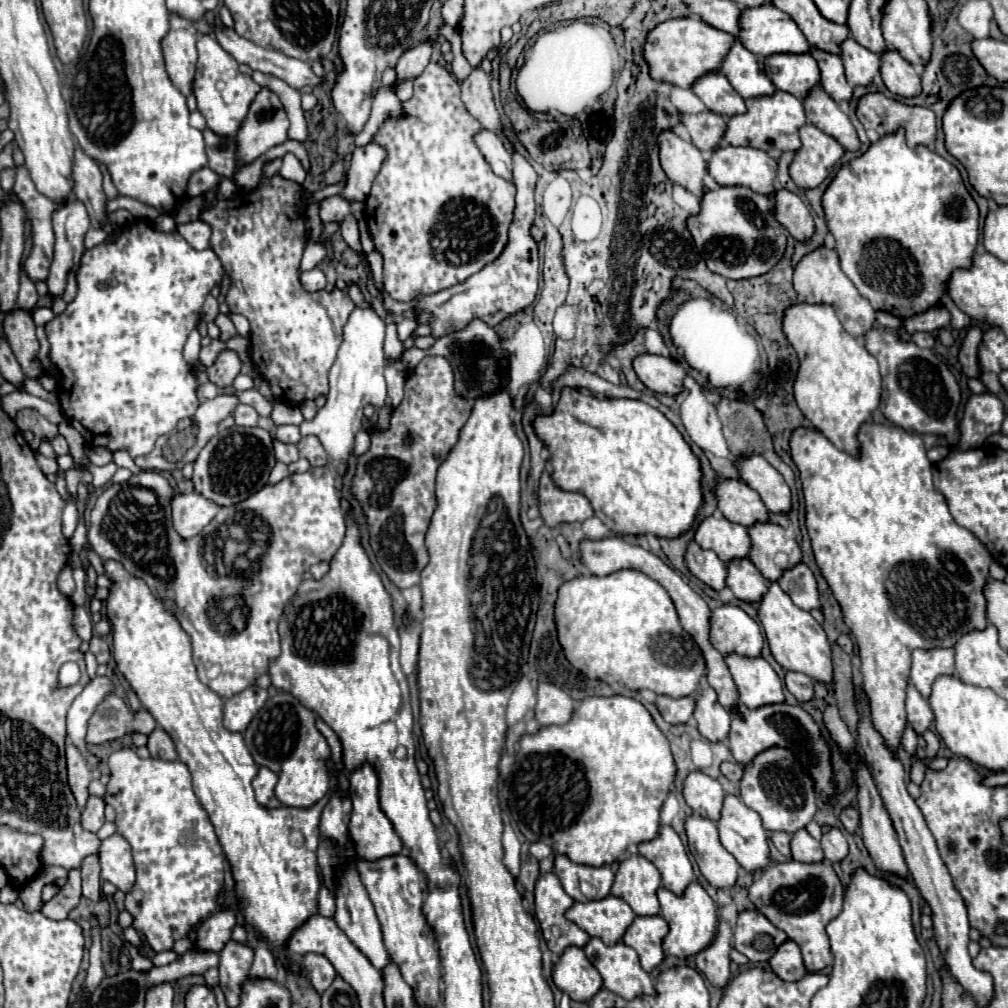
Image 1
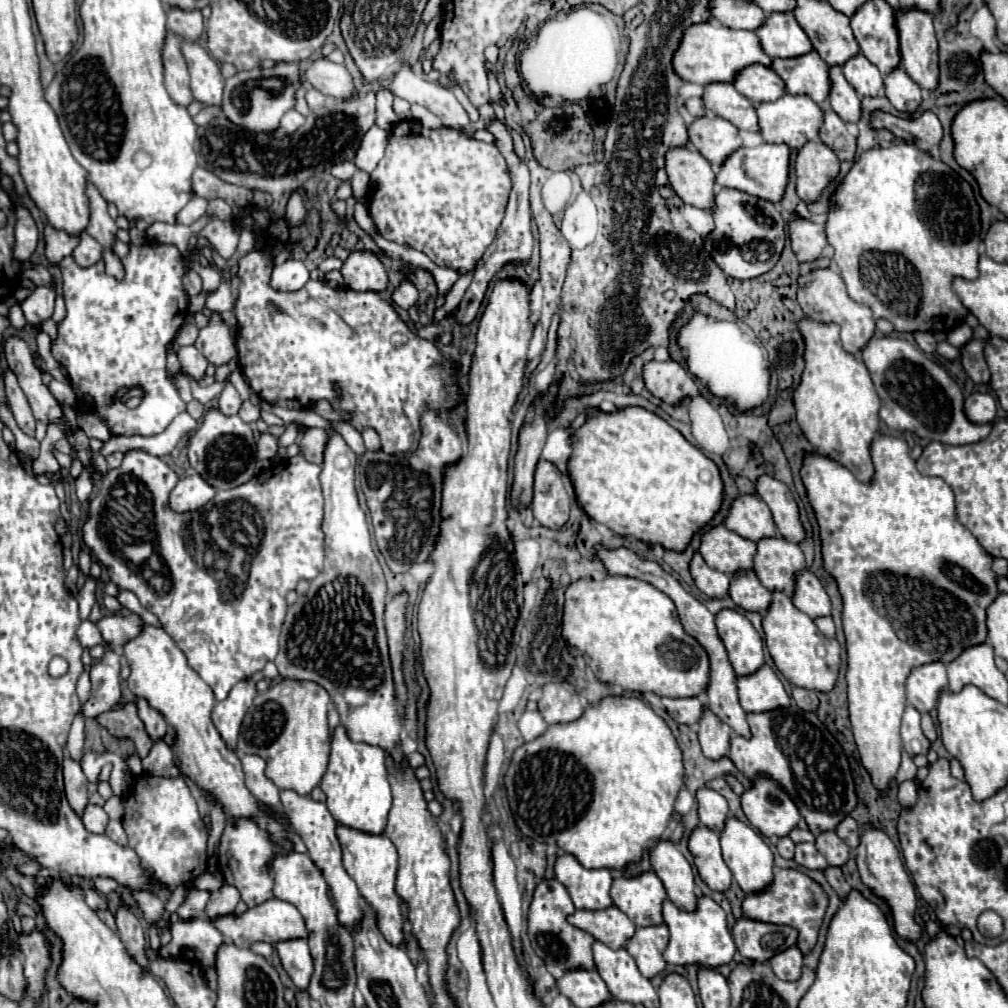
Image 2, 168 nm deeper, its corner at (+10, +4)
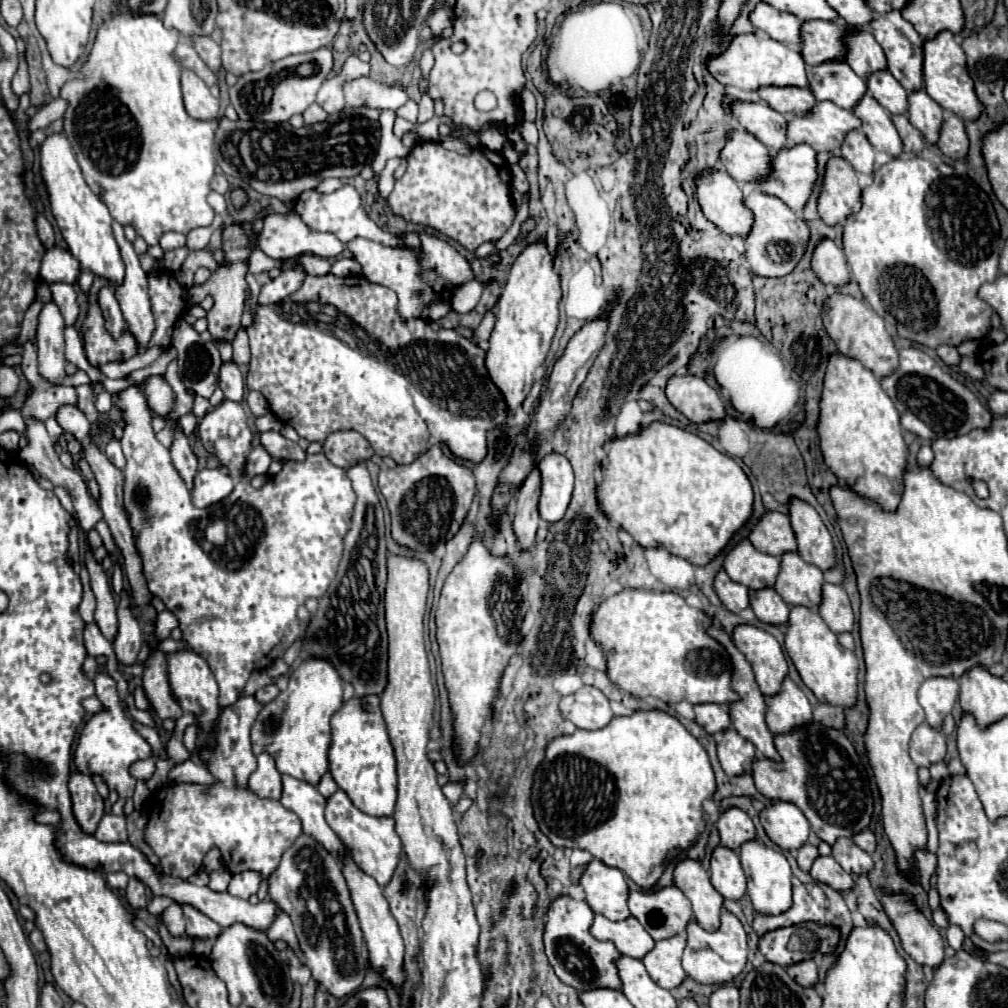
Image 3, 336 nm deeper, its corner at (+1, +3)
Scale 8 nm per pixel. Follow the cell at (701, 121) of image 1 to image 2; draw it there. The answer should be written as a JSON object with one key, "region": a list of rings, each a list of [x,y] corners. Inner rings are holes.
{"region":[[[700,117],[690,127],[690,143],[714,165],[720,167],[738,147],[742,147],[742,139],[738,129],[726,119],[710,119]]]}

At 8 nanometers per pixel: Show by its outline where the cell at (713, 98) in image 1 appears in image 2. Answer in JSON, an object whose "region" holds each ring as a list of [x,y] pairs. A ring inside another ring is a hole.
{"region":[[[710,83],[704,93],[704,107],[718,117],[730,121],[740,131],[758,133],[754,103],[740,95],[730,83]]]}

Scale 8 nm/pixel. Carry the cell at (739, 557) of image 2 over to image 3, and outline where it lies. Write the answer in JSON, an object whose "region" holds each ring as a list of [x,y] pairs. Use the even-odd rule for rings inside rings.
{"region":[[[741,540],[723,560],[723,570],[731,580],[759,590],[775,584],[779,572],[779,558],[759,552],[749,540]]]}

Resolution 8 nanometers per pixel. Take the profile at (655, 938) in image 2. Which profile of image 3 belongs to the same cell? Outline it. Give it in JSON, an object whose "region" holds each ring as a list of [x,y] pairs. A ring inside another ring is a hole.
{"region":[[[675,934],[671,938],[655,942],[655,948],[645,954],[643,964],[649,976],[661,988],[675,988],[685,980],[685,970],[681,968],[681,956],[685,950],[685,936]]]}

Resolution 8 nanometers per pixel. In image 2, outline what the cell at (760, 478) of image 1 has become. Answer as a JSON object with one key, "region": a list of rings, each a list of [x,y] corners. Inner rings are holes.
{"region":[[[762,475],[756,481],[756,491],[758,491],[758,497],[764,499],[766,505],[770,507],[780,537],[784,537],[790,543],[804,541],[806,531],[800,521],[800,509],[790,489],[782,481]]]}

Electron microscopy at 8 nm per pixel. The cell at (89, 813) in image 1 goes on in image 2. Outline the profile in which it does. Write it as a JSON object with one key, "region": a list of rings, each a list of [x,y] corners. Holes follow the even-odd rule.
{"region":[[[88,804],[84,815],[82,815],[82,823],[90,833],[104,833],[106,825],[108,825],[108,815],[102,807]]]}

